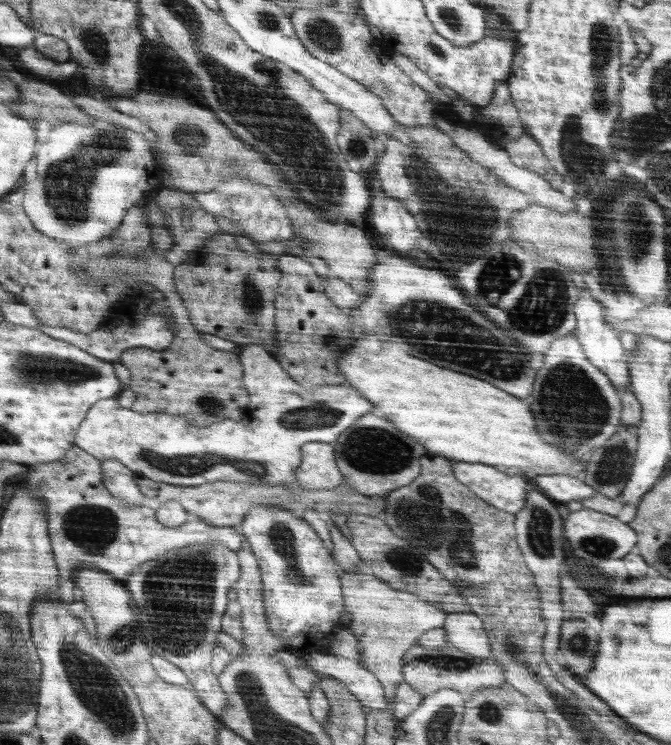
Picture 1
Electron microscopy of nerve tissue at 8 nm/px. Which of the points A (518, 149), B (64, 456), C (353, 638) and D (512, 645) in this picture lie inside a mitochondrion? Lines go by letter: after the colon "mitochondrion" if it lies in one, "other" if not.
A: other
B: other
C: other
D: mitochondrion

